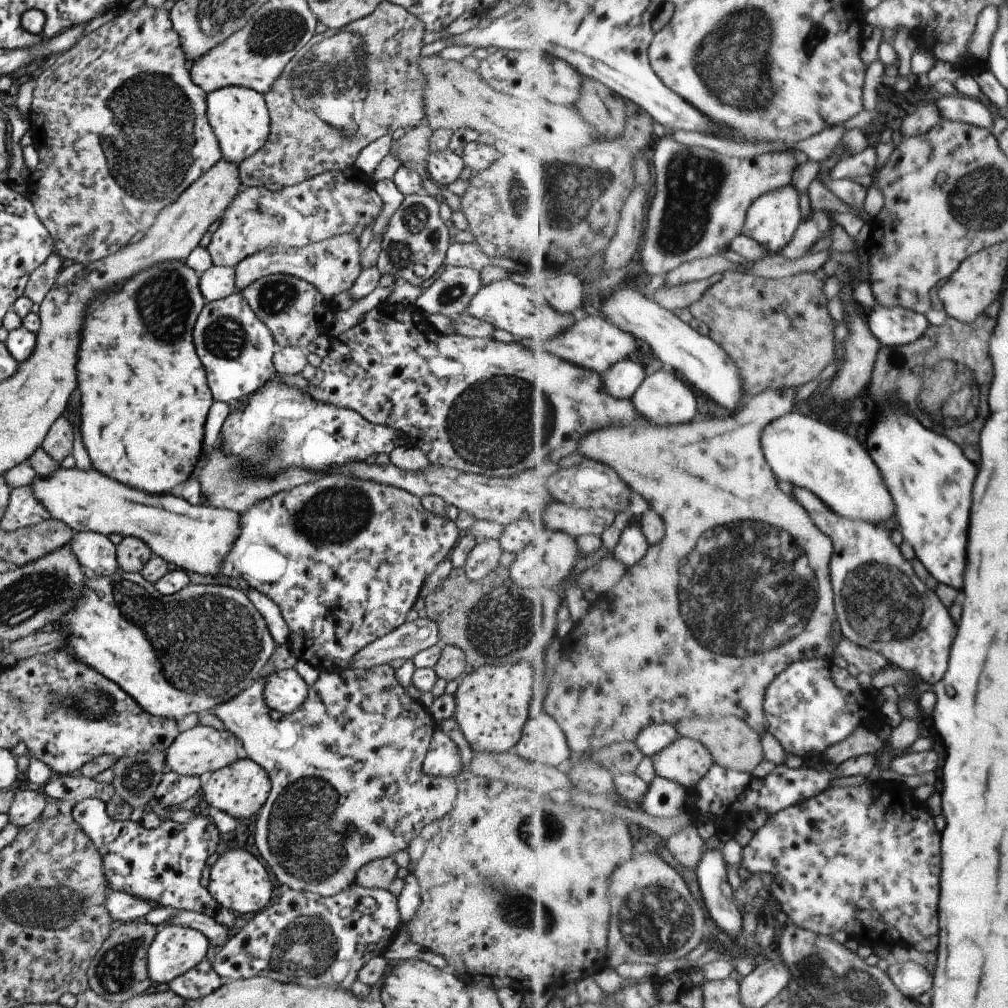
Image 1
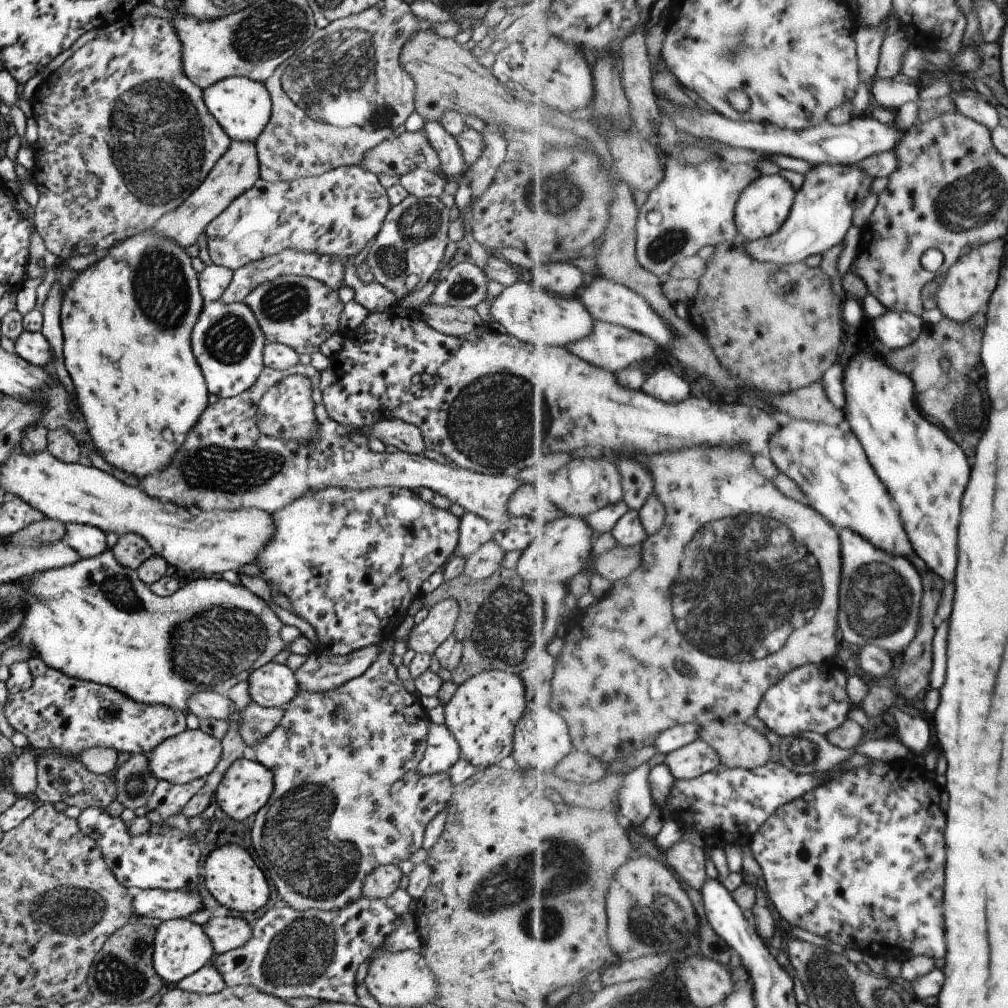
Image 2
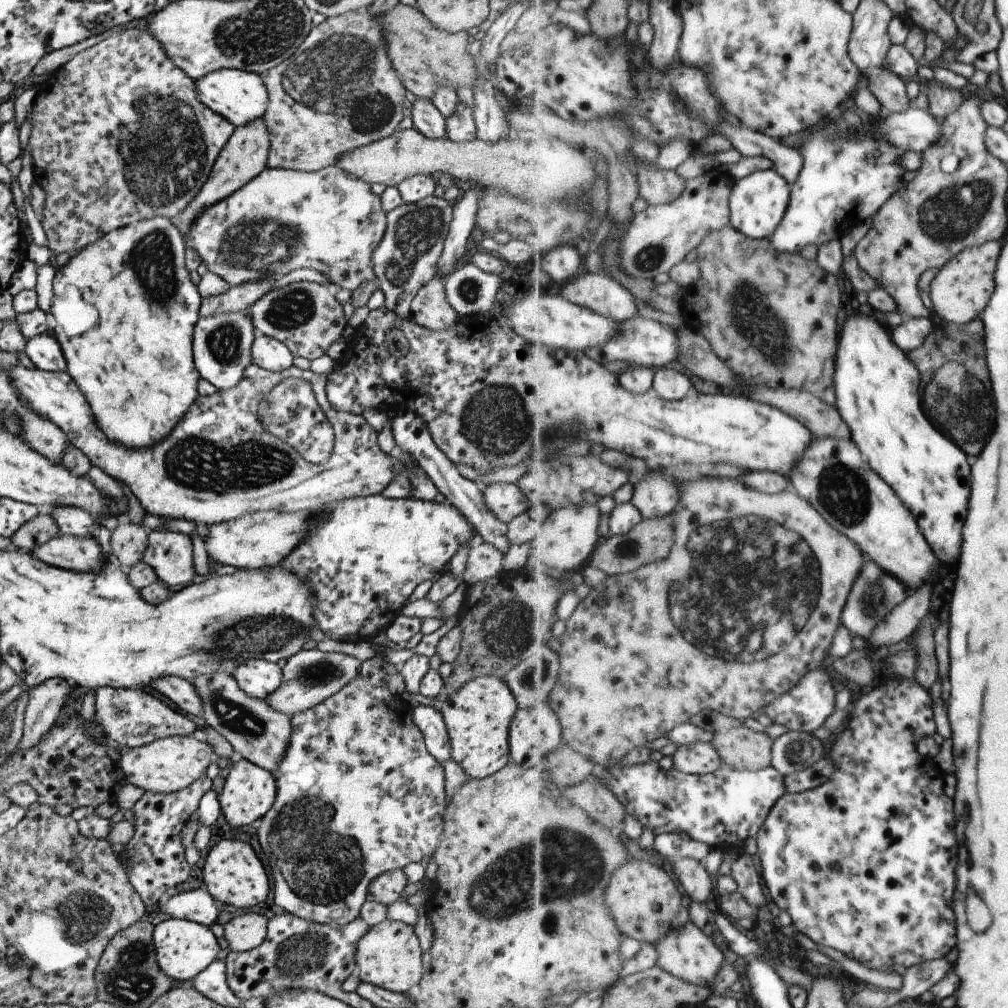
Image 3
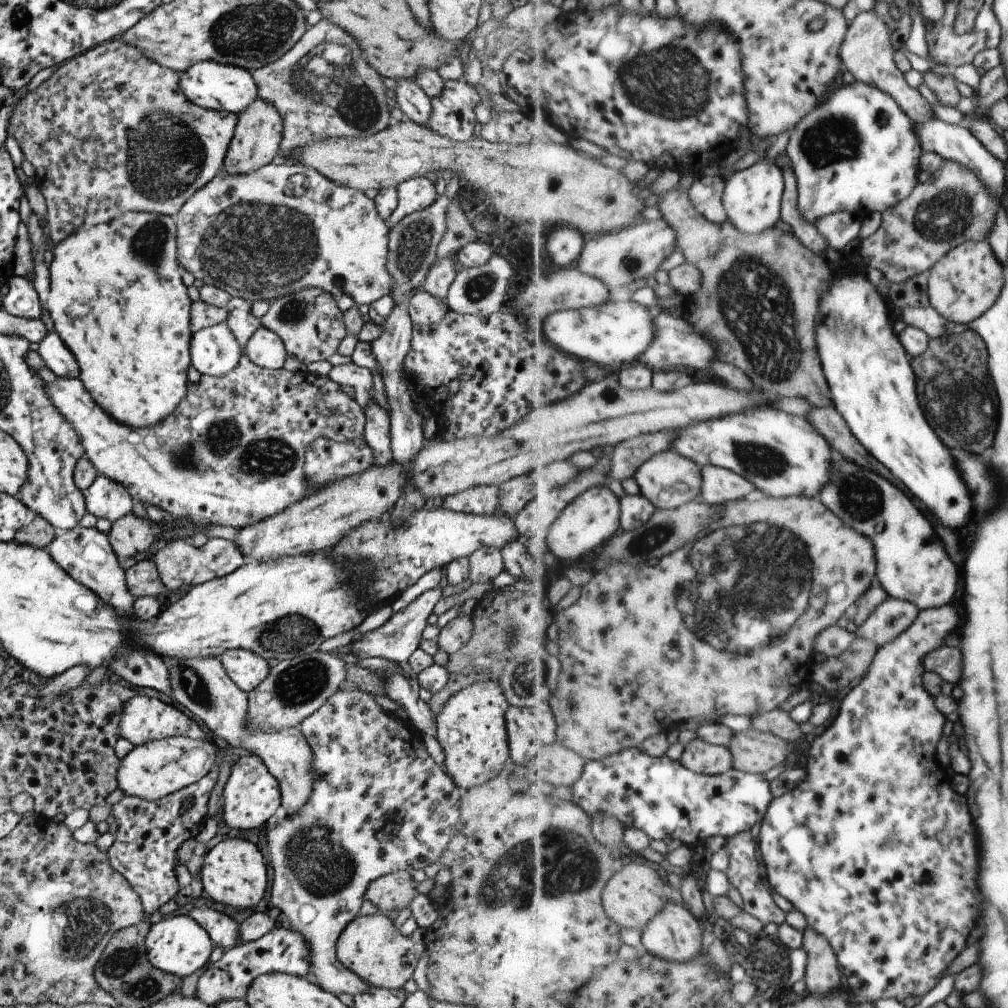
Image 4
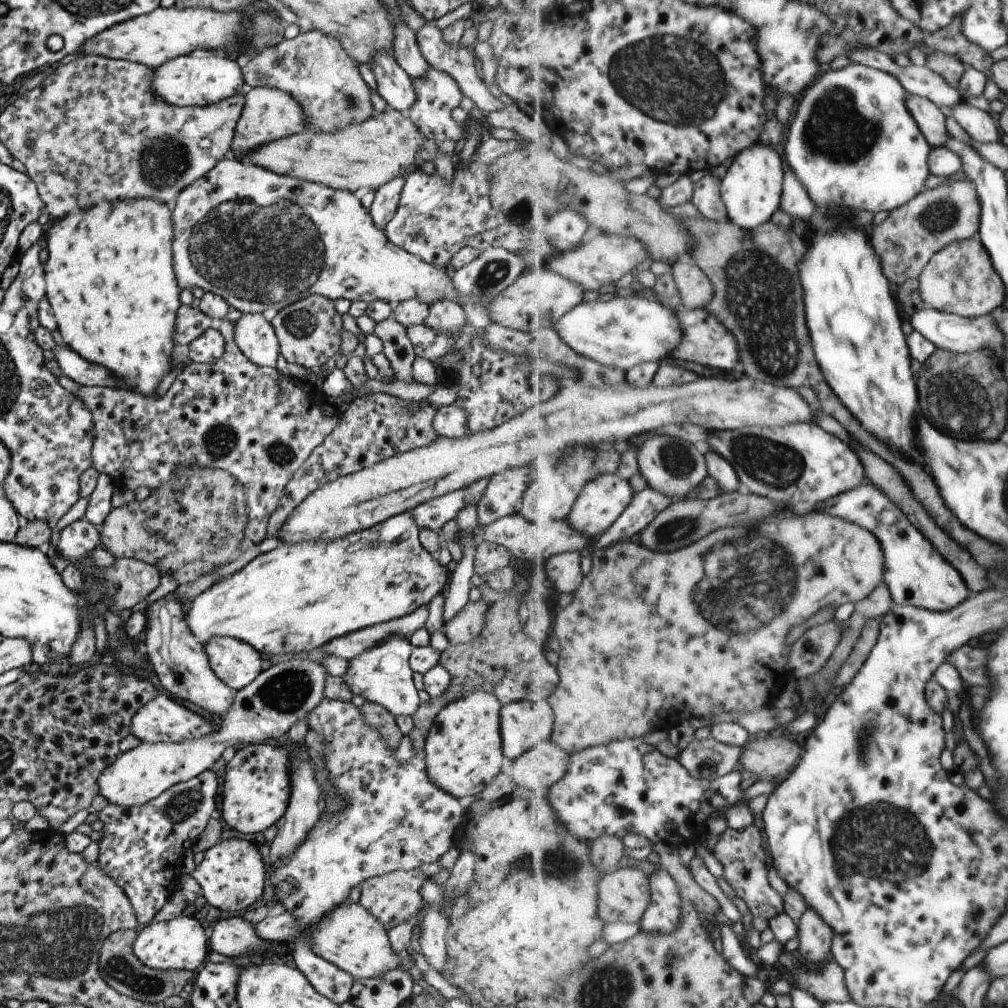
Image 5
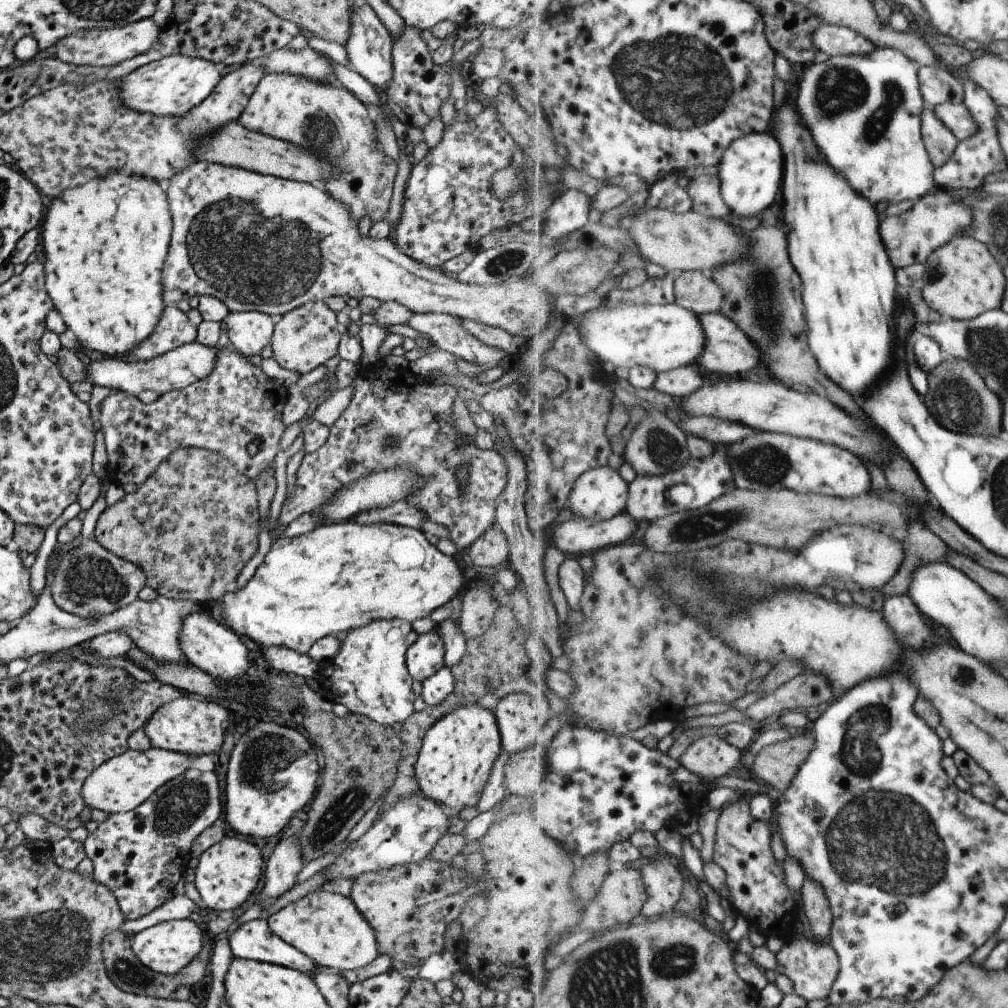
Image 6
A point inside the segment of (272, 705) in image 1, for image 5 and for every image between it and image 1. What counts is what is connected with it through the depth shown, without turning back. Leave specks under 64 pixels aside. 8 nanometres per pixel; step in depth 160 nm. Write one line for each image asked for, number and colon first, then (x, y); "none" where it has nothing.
2: (271, 685)
3: (258, 678)
4: (245, 669)
5: (234, 662)

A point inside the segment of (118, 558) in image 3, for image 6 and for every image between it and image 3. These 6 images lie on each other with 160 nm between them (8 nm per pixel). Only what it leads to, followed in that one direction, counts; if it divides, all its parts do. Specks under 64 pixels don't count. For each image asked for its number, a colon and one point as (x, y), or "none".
4: (129, 535)
5: (199, 514)
6: (192, 525)

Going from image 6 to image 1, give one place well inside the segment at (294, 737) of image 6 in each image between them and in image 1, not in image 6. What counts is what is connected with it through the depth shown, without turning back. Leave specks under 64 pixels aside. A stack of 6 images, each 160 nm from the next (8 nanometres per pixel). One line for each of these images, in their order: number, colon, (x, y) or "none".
1: (239, 789)
2: (245, 786)
3: (247, 792)
4: (250, 794)
5: (256, 785)

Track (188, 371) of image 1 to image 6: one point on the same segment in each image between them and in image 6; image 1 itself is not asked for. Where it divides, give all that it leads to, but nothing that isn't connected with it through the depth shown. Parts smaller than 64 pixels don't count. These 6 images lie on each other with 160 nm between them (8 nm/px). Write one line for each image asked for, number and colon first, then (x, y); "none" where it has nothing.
2: (126, 321)
3: (134, 367)
4: (116, 299)
5: (108, 278)
6: (104, 241)

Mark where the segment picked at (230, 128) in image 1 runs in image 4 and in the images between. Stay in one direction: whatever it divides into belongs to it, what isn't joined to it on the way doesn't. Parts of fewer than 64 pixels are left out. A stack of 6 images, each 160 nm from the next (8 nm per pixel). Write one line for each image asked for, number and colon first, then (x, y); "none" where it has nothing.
2: (241, 106)
3: (238, 96)
4: (210, 85)

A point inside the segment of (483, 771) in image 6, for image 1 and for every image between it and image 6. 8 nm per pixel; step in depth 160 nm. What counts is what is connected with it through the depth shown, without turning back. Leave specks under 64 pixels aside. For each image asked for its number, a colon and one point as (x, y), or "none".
1: (491, 702)
2: (481, 714)
3: (476, 716)
4: (470, 729)
5: (462, 749)

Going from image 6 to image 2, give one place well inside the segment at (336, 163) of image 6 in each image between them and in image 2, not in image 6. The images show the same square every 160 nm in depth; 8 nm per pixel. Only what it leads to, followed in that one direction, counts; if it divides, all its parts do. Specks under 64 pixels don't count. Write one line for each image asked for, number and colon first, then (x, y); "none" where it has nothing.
2: (236, 170)
3: (244, 155)
4: (257, 133)
5: (268, 114)

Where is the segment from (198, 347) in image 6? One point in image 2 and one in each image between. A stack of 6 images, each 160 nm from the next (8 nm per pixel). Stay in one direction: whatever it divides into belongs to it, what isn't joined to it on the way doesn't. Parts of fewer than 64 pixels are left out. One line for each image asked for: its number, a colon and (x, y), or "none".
2: (33, 347)
3: (43, 350)
4: (56, 356)
5: (87, 374)

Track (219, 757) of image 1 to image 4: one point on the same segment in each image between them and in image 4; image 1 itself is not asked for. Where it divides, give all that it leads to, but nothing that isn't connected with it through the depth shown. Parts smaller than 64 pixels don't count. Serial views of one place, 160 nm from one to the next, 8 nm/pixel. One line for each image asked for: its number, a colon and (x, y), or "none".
2: (187, 756)
3: (168, 764)
4: (150, 771)

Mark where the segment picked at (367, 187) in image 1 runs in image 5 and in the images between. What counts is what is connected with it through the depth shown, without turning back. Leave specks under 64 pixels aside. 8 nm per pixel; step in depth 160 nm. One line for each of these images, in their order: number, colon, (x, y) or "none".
2: (337, 213)
3: (282, 220)
4: (261, 235)
5: (259, 240)

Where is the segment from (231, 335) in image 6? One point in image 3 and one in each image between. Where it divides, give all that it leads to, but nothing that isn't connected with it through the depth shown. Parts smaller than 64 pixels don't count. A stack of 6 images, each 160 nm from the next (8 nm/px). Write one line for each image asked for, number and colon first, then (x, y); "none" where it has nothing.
3: (267, 353)
4: (264, 348)
5: (255, 338)

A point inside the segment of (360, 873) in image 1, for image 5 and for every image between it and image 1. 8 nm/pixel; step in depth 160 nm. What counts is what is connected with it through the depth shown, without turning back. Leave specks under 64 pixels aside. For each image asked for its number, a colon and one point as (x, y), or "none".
2: (383, 880)
3: (386, 888)
4: (389, 893)
5: (393, 898)

